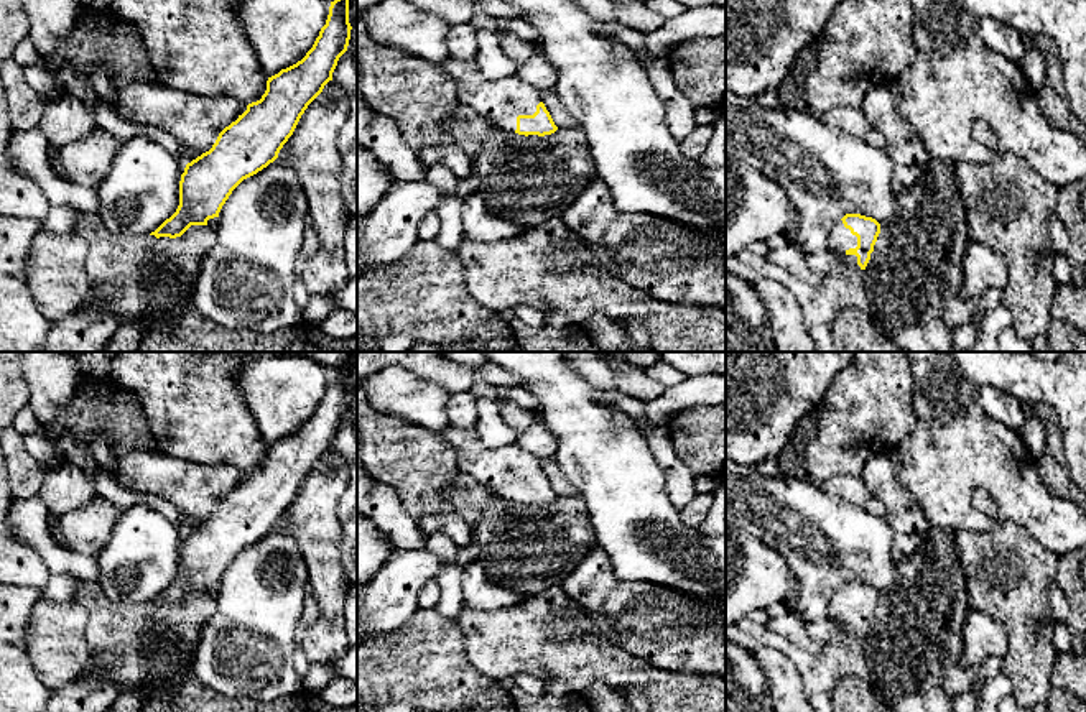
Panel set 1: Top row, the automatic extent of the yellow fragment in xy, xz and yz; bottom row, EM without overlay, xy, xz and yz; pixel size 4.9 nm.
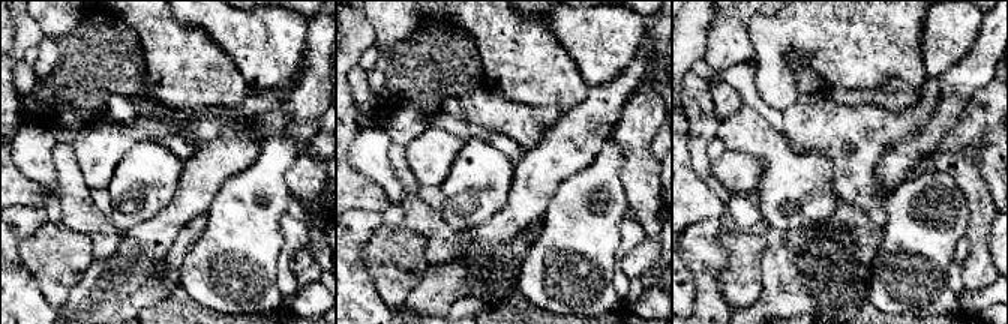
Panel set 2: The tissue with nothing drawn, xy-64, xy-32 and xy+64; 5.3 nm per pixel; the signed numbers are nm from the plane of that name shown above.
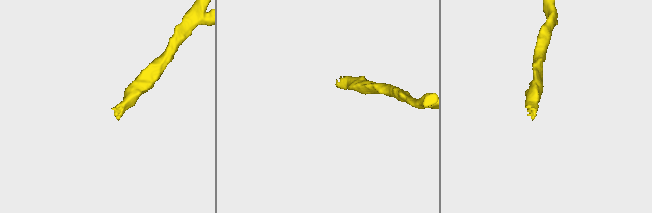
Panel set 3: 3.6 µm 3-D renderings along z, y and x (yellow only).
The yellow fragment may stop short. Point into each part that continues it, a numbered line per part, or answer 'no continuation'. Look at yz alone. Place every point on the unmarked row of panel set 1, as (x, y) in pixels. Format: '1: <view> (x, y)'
1: yz (840, 607)

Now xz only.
1: xz (501, 471)

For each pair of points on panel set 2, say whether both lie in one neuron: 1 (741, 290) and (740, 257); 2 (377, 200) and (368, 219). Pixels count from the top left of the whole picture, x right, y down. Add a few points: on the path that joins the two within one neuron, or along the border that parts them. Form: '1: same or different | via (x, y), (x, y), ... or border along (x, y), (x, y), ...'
1: same | via (741, 282), (741, 264)
2: different | border along (351, 207), (381, 213)

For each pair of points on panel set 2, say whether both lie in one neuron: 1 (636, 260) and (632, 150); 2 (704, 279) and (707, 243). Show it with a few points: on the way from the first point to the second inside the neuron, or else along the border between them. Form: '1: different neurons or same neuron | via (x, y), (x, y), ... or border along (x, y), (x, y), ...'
1: same neuron | via (648, 233), (648, 207), (642, 195), (641, 177)
2: same neuron | via (705, 270), (702, 267), (705, 264), (705, 252)

